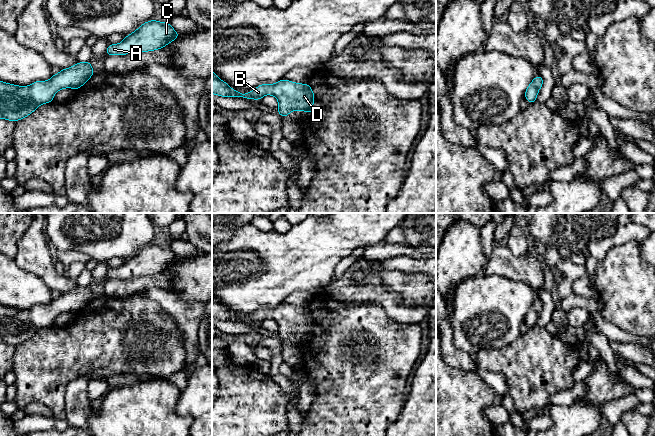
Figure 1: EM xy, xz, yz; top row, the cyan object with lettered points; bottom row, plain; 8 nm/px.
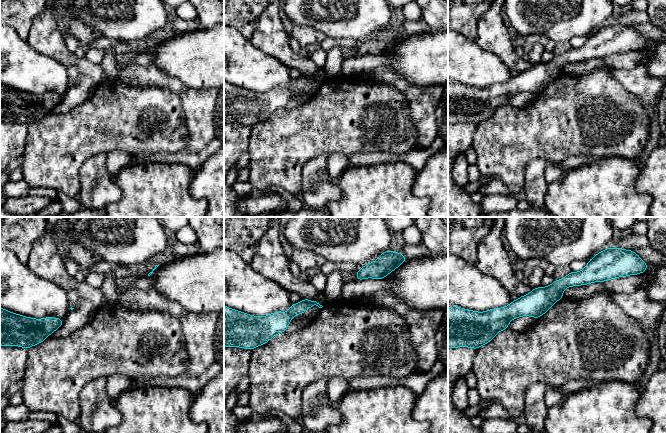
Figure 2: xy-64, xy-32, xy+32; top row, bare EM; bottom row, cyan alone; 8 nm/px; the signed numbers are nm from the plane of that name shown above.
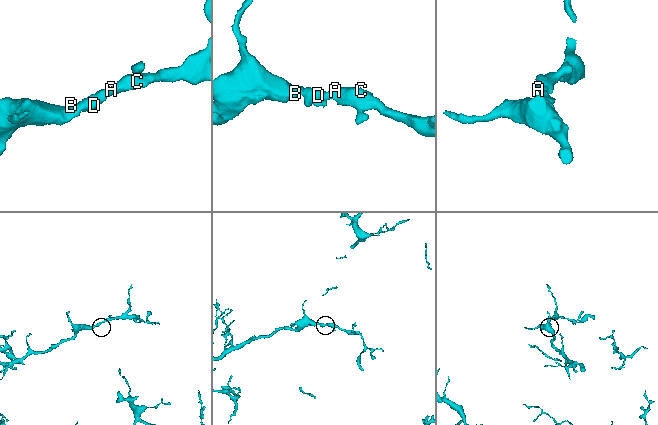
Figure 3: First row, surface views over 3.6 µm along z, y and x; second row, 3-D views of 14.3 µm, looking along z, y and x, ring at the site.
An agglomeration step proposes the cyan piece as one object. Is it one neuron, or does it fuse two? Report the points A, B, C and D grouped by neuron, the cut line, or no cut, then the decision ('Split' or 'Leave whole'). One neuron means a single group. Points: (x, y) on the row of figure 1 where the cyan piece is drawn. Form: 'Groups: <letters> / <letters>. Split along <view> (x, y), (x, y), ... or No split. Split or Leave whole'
Groups: A B C D. No split. Leave whole

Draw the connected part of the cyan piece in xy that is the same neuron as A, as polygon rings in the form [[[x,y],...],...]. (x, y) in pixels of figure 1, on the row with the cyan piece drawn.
[[[150,20],[119,44],[109,44],[105,55],[126,55],[134,52],[148,52],[164,48],[179,37],[169,22]]]

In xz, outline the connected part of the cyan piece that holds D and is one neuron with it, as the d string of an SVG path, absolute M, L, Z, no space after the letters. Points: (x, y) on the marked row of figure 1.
M212 70L212 94L254 100L260 100L269 94L278 99L278 114L282 117L289 117L290 111L306 111L310 114L314 110L315 97L309 84L295 83L285 79L281 79L275 84L261 84L254 90L242 94L222 81Z

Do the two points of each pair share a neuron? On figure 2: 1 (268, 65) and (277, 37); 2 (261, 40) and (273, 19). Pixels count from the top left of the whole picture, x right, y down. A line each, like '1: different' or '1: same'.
1: different
2: same

